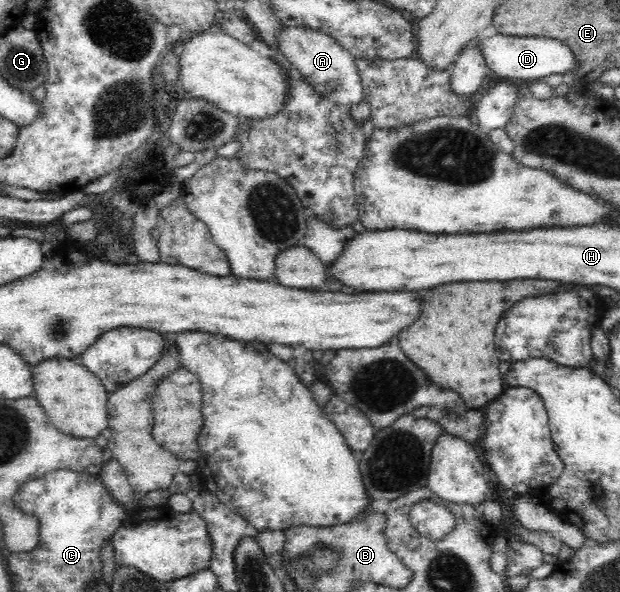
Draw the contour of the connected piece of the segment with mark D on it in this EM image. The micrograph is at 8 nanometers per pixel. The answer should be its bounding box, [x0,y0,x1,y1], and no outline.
[478,33,577,83]

